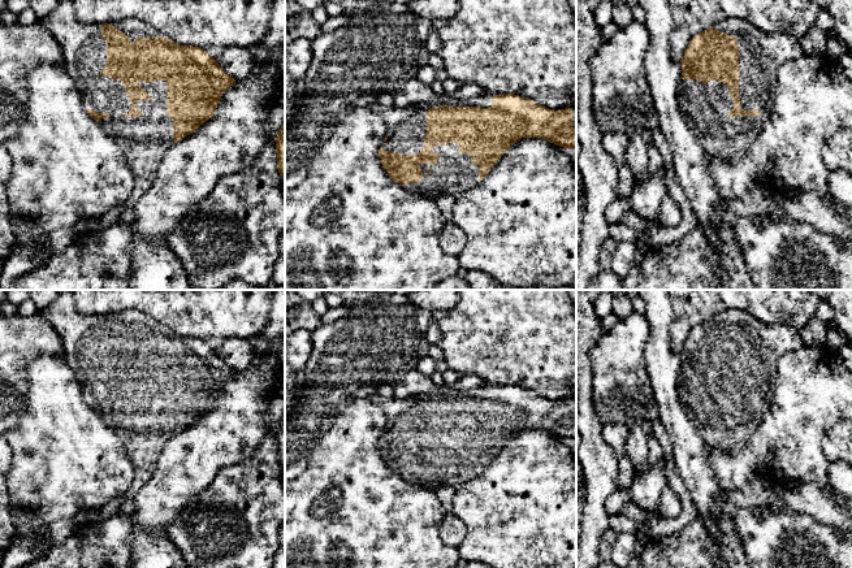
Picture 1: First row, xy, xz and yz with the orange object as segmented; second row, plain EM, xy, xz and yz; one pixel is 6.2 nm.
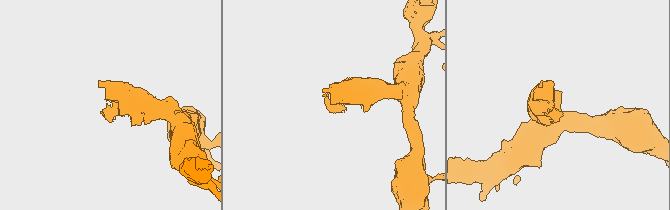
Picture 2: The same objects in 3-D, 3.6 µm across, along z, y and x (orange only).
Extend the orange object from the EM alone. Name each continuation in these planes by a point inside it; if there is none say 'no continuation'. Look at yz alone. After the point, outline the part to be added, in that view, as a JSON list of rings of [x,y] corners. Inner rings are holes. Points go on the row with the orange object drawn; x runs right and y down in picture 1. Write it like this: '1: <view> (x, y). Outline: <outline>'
1: yz (705, 107). Outline: [[[728,18],[713,26],[738,38],[739,100],[741,109],[760,116],[730,117],[734,100],[727,83],[682,79],[679,108],[705,149],[706,157],[740,157],[770,117],[777,92],[779,68],[804,55],[800,39],[786,32],[764,32],[756,26]]]

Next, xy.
1: xy (143, 139). Outline: [[[60,0],[52,12],[43,18],[38,18],[36,22],[48,29],[57,40],[64,55],[65,68],[75,82],[85,107],[111,116],[109,118],[101,118],[99,123],[118,143],[129,162],[134,175],[134,190],[124,204],[126,208],[133,208],[152,185],[165,151],[174,144],[173,118],[166,113],[166,82],[138,82],[140,88],[144,88],[151,95],[151,99],[134,103],[142,114],[139,117],[129,117],[133,104],[126,95],[125,86],[118,79],[101,75],[107,64],[107,42],[101,35],[101,23],[81,22],[74,14],[72,0]]]

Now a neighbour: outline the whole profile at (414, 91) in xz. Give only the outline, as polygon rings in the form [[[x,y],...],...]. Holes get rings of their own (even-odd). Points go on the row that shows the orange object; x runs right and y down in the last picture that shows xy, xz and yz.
[[[414,78],[407,81],[398,91],[393,92],[394,107],[407,108],[432,100],[436,94],[429,84]]]

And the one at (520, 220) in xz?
[[[522,138],[515,142],[489,170],[483,181],[454,196],[455,204],[451,221],[459,226],[467,242],[459,253],[459,264],[467,272],[481,270],[496,278],[499,283],[519,290],[554,290],[570,286],[576,277],[576,173],[575,161],[559,147],[549,143],[544,138]]]

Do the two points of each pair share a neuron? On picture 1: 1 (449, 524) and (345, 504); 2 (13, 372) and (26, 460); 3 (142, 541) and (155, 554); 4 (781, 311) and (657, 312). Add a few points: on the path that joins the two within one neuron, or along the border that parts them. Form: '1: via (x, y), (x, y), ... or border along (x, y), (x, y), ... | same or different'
1: border along (446, 512), (439, 536), (457, 547) | different
2: border along (27, 385), (26, 407), (13, 428) | different
3: via (145, 543), (152, 551) | same
4: border along (673, 303), (671, 342) | different

